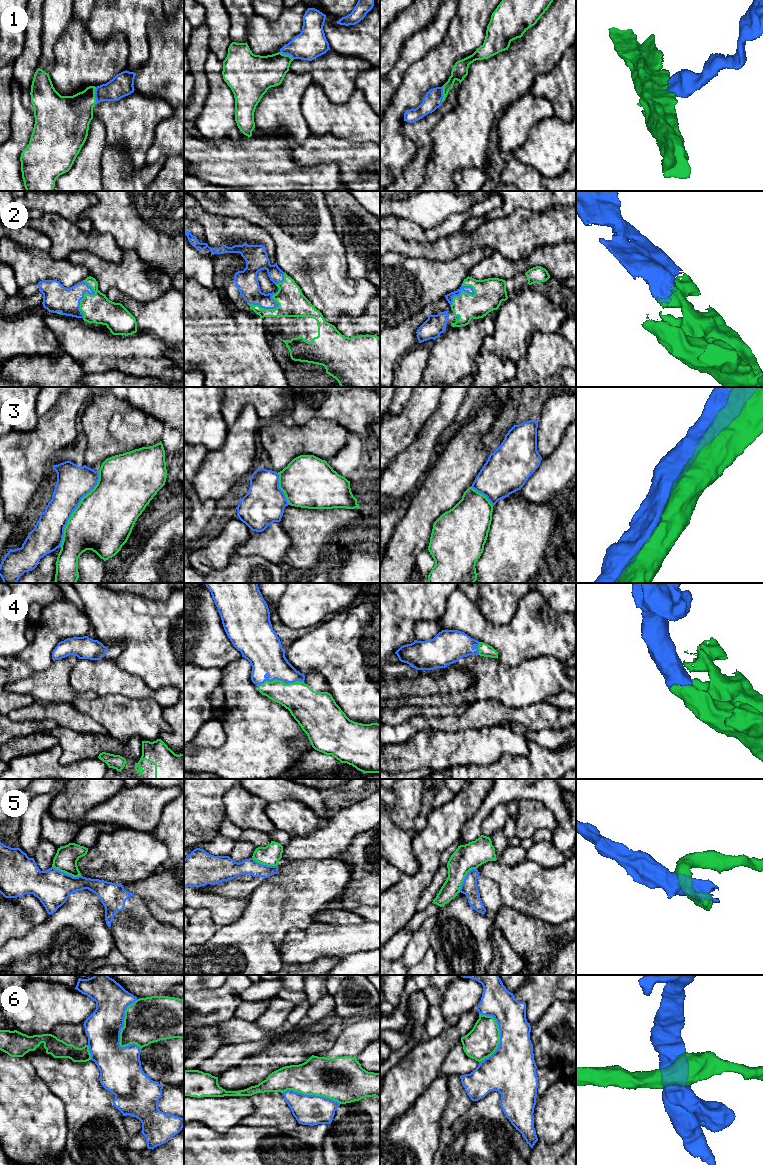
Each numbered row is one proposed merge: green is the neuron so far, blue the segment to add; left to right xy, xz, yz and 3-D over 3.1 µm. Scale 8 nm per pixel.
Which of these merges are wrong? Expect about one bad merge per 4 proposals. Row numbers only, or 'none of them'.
3, 5, 6

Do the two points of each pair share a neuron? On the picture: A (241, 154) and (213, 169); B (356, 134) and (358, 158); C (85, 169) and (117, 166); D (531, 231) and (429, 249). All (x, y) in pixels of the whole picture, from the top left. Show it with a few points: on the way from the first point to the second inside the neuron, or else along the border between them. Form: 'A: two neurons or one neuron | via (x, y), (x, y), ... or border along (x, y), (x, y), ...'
A: one neuron | via (234, 161), (231, 164), (220, 164)
B: two neurons | border along (334, 136), (357, 142), (369, 142)
C: two neurons | border along (107, 146), (101, 159), (100, 180)
D: one neuron | via (506, 234), (489, 234), (454, 246)

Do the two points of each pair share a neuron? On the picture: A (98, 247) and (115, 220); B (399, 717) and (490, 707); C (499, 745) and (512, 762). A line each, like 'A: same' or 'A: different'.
A: different
B: different
C: different

